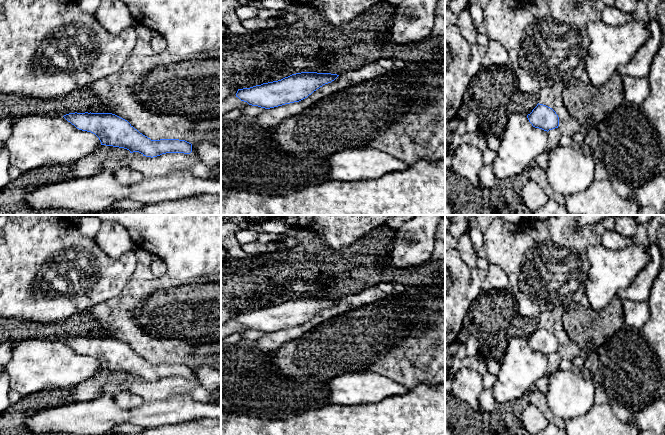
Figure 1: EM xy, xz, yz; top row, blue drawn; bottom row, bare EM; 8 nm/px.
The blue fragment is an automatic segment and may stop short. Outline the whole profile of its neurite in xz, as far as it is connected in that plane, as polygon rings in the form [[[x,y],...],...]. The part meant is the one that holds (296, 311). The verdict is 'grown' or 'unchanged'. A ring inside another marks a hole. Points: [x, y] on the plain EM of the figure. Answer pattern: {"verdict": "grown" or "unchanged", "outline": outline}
{"verdict": "unchanged", "outline": [[[296,297],[278,305],[238,313],[236,321],[249,329],[270,333],[299,326],[338,300],[331,297]]]}

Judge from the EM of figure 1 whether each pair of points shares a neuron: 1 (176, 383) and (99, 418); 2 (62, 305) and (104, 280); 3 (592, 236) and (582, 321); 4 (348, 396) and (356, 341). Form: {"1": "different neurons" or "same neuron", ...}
{"1": "different neurons", "2": "same neuron", "3": "different neurons", "4": "different neurons"}

